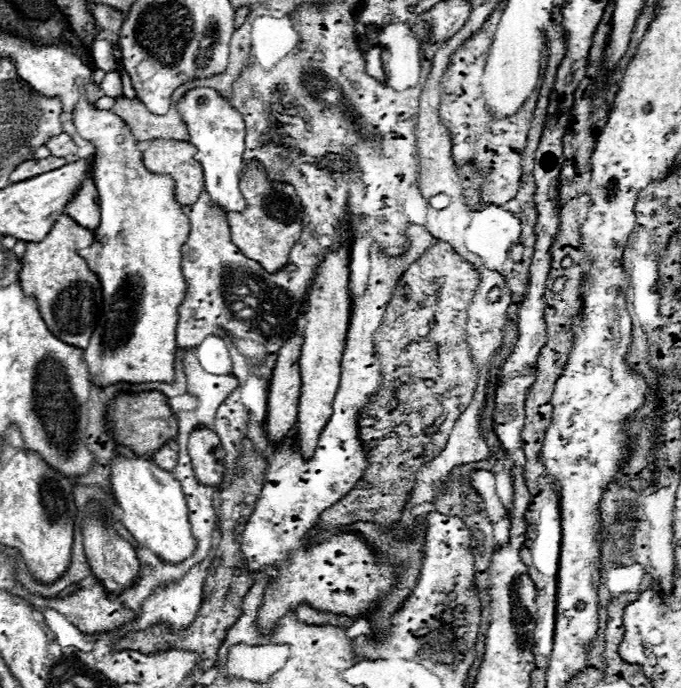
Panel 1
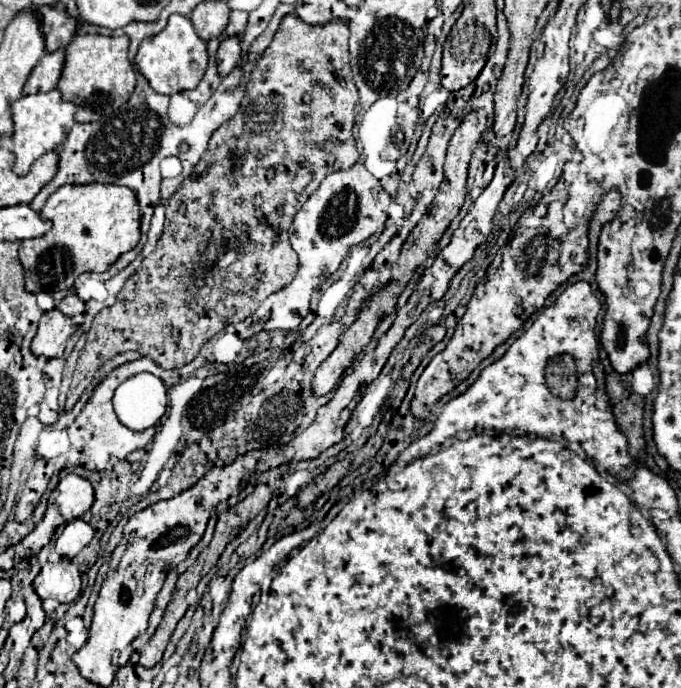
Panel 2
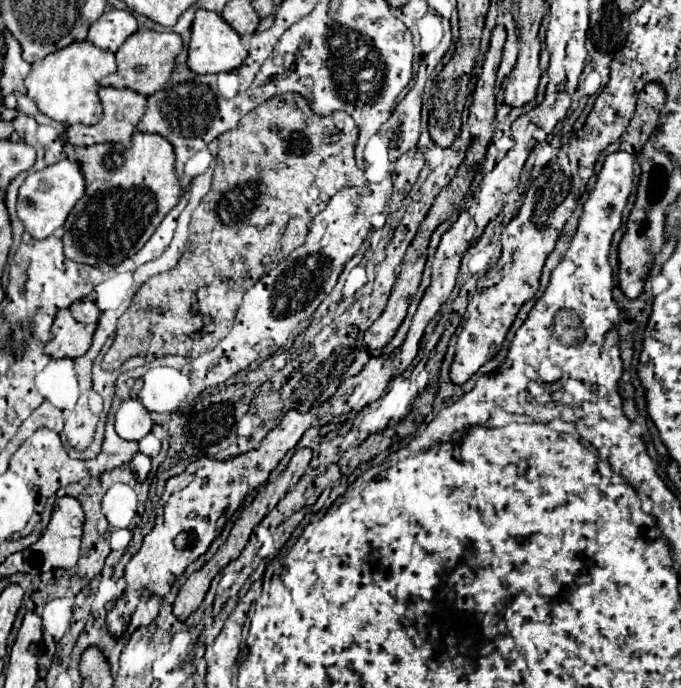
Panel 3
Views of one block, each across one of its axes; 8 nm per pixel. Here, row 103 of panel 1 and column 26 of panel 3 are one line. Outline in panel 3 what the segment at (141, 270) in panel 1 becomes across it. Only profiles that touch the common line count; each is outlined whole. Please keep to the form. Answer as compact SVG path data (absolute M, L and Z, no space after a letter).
M80 40L66 48L48 54L44 60L32 64L32 72L24 80L28 98L36 102L40 112L62 124L98 124L102 118L100 106L100 78L116 72L116 56L100 50L92 42Z

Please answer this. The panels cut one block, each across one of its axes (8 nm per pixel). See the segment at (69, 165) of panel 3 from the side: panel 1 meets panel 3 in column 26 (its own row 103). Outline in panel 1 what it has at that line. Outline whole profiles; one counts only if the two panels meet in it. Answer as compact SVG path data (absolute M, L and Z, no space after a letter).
M190 88L176 104L182 120L188 126L190 142L196 146L196 160L204 170L204 188L210 194L210 200L226 210L244 210L244 198L240 194L240 170L242 170L242 152L244 152L244 118L242 114L222 98L214 88Z

